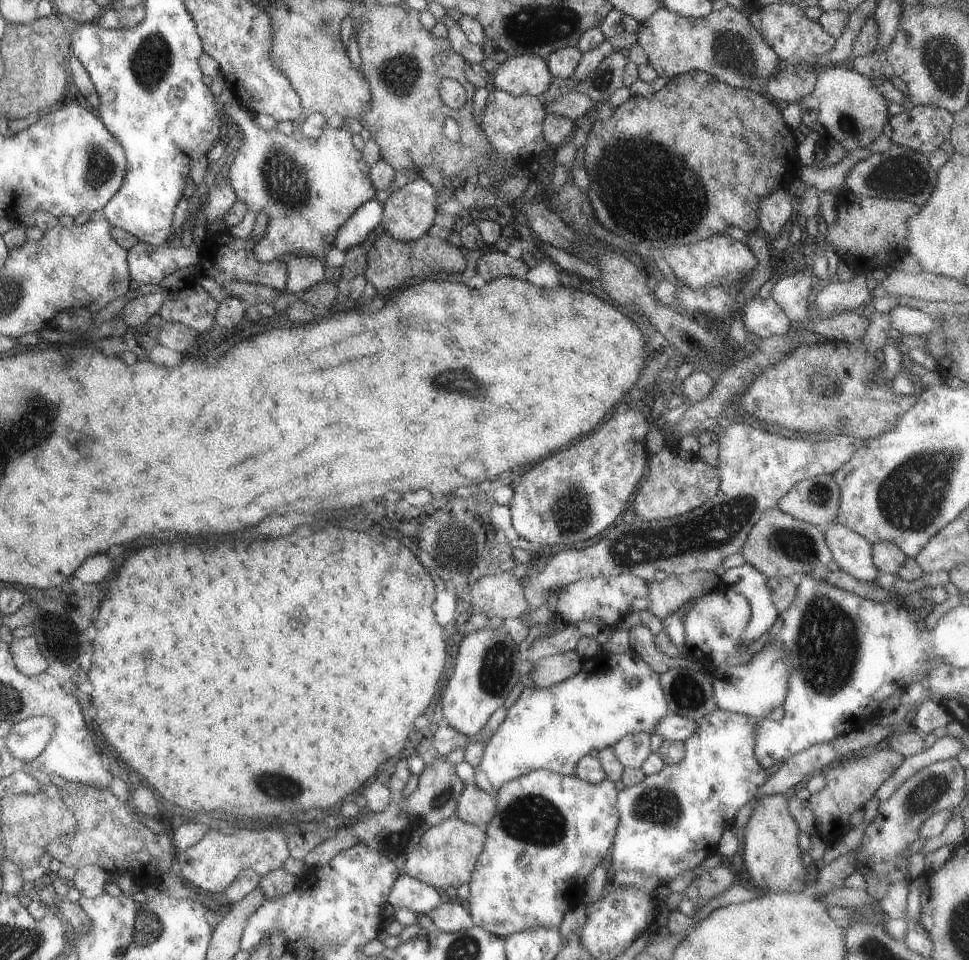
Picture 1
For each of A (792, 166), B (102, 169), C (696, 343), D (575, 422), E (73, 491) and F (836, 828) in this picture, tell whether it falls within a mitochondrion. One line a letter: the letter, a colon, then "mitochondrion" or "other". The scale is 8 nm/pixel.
A: other
B: mitochondrion
C: mitochondrion
D: other
E: other
F: other

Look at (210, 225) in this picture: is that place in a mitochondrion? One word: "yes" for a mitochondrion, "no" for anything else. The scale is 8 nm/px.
no

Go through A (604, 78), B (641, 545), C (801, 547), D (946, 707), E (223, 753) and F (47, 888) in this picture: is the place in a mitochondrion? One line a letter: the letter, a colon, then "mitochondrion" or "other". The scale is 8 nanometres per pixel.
A: mitochondrion
B: mitochondrion
C: mitochondrion
D: other
E: other
F: other

